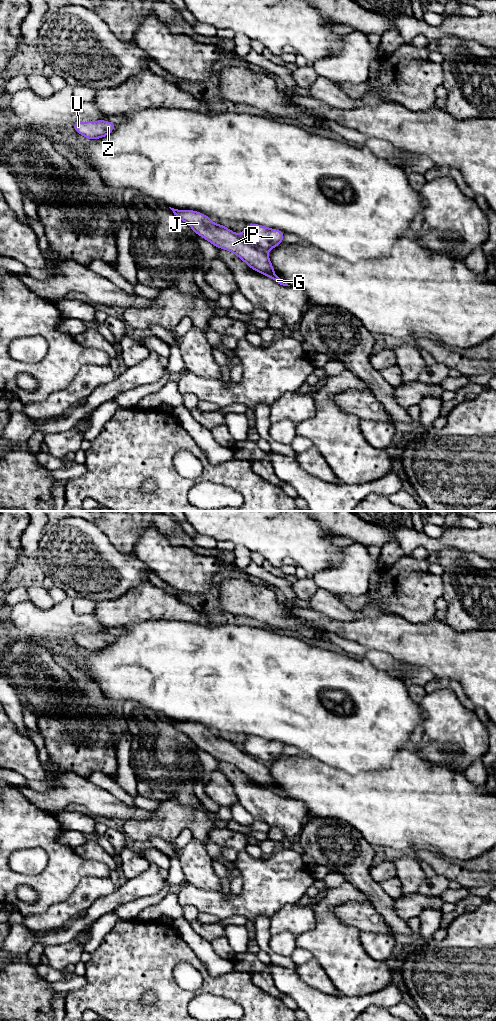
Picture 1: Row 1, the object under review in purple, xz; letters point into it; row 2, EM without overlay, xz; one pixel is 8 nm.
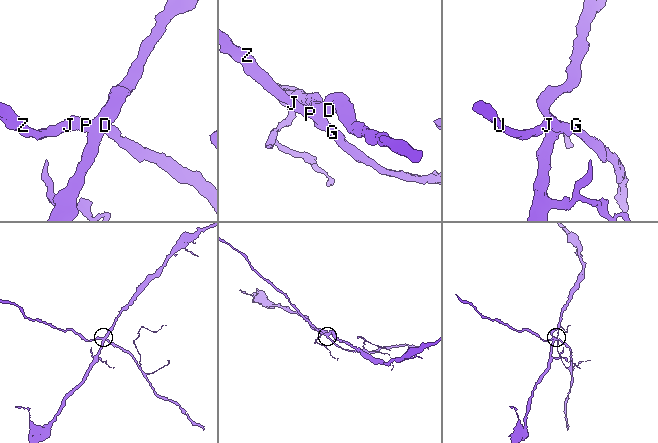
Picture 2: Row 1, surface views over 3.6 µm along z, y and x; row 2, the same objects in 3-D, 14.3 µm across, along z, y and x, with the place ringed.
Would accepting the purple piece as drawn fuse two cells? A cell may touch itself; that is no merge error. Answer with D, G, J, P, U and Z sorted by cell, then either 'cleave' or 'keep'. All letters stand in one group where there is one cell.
D / G J P U Z; cleave

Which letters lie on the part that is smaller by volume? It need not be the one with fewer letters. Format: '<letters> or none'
G, J, P, U, Z

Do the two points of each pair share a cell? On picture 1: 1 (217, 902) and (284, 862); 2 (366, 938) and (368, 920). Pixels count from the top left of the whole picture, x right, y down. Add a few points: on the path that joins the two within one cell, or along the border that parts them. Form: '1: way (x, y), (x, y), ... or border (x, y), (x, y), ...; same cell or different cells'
1: way (234, 902), (244, 902), (267, 879); same cell
2: border (360, 931), (389, 934); different cells

